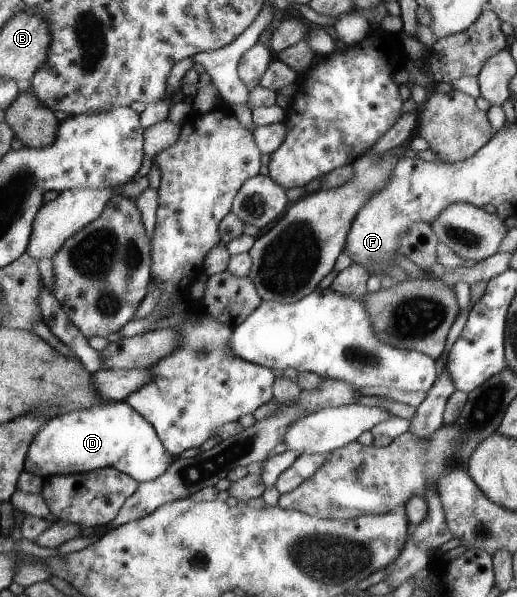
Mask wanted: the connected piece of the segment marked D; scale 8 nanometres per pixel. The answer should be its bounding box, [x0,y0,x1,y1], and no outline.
[24,401,172,483]

